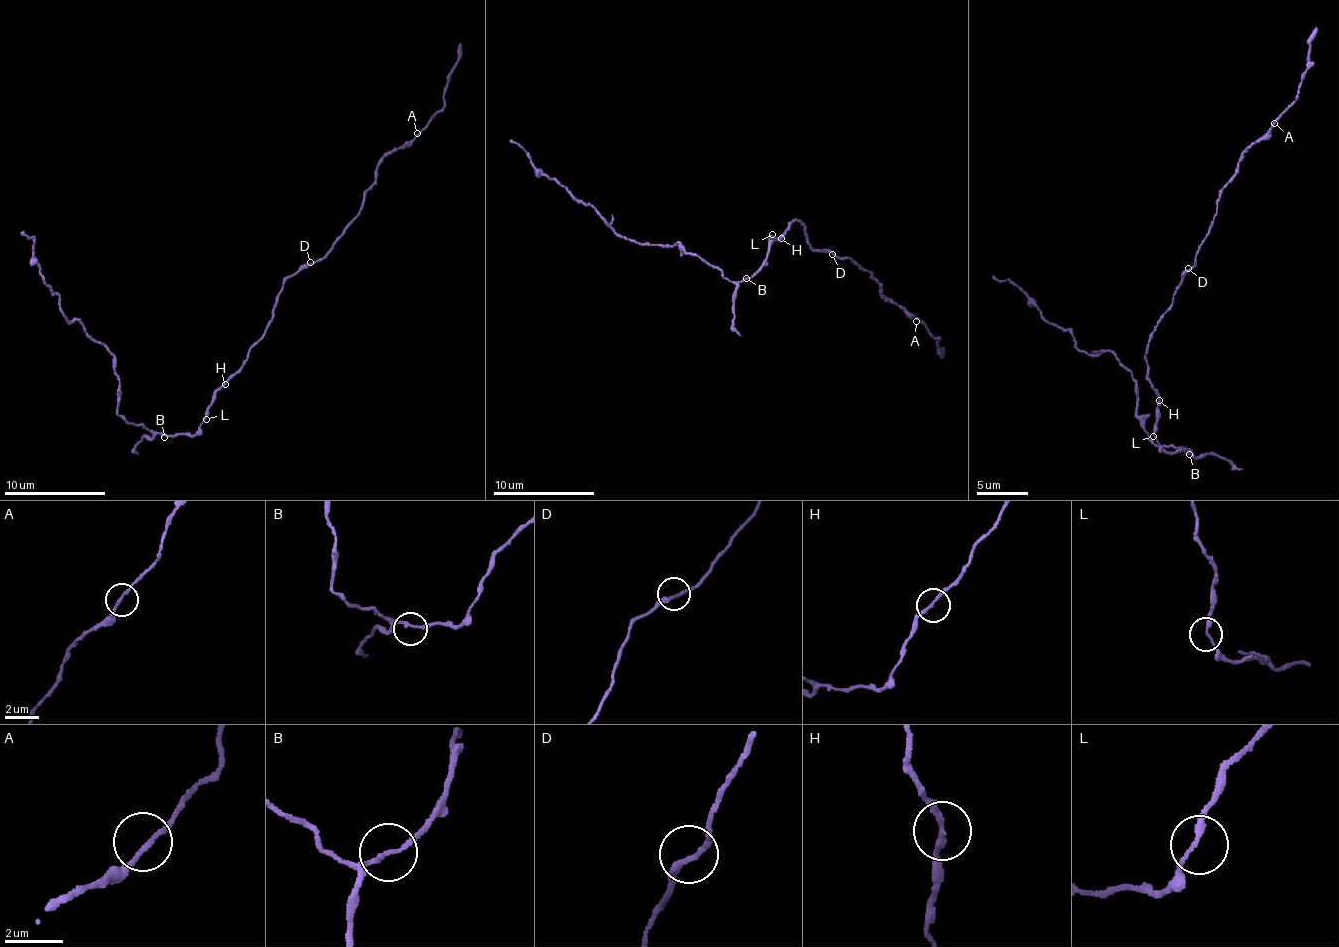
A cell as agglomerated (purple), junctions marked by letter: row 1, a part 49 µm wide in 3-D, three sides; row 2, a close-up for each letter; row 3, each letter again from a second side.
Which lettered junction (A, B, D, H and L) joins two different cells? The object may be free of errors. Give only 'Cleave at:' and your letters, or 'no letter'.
Cleave at: no letter

